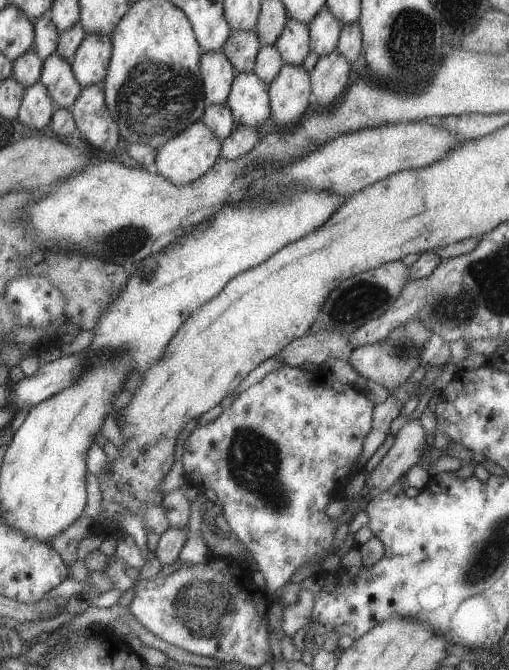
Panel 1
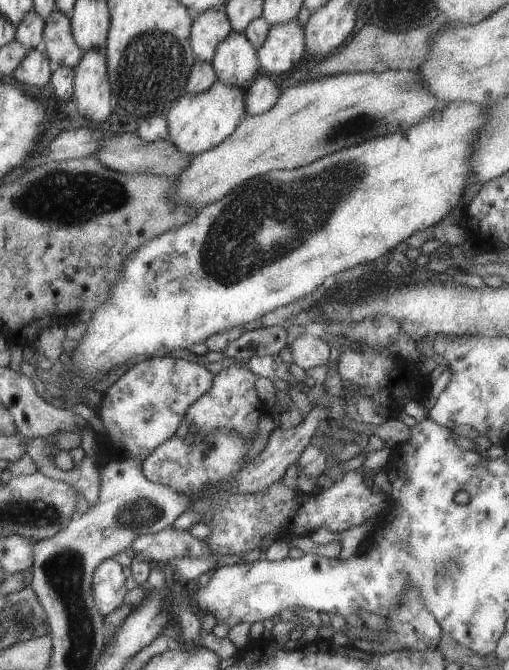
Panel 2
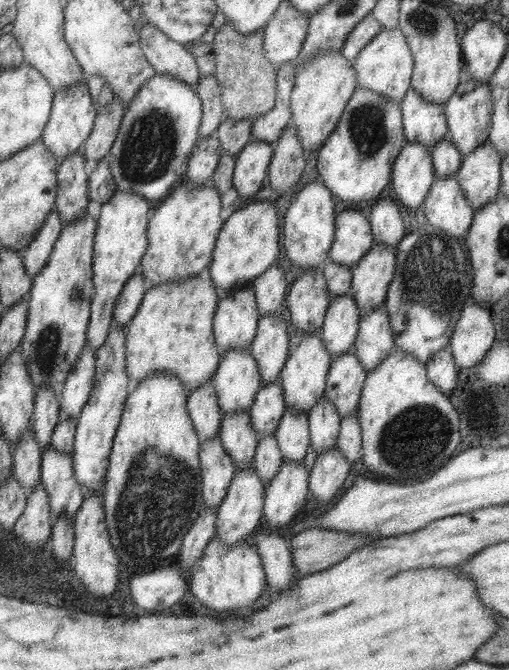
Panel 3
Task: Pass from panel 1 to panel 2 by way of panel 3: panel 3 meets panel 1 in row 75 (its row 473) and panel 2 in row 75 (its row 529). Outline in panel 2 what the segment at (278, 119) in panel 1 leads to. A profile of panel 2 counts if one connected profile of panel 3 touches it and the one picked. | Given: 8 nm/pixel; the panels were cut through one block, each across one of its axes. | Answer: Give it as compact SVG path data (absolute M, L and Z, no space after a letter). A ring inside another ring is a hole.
M297 19L271 26L263 45L256 50L260 69L271 78L289 72L304 53L304 28Z

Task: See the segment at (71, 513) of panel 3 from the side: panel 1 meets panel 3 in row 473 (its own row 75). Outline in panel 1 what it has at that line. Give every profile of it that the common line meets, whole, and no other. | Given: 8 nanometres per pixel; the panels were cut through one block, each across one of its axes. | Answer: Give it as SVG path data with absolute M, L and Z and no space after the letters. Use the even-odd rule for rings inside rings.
M55 52L42 60L39 81L45 86L53 105L68 110L83 87L75 80L70 63Z

